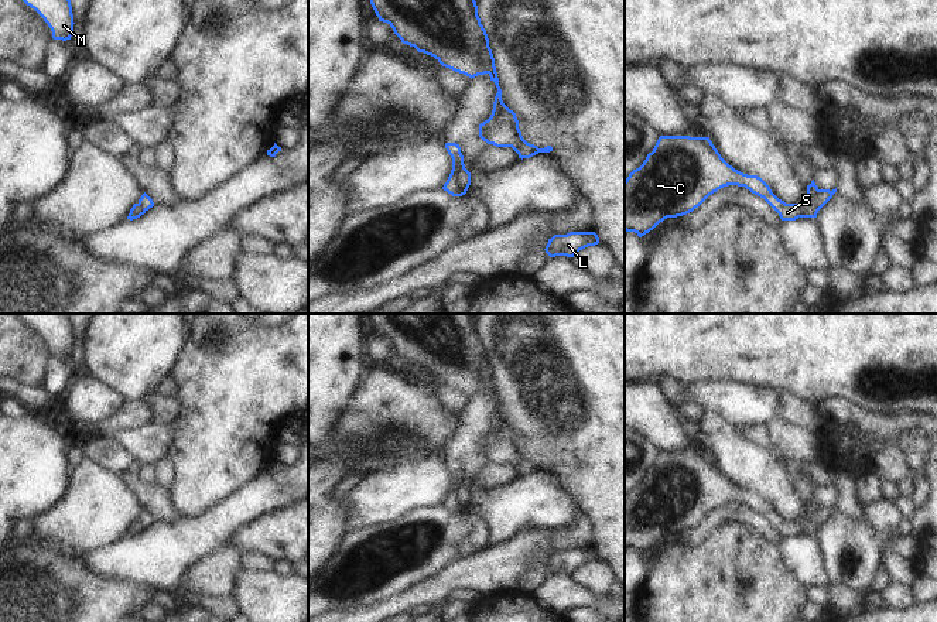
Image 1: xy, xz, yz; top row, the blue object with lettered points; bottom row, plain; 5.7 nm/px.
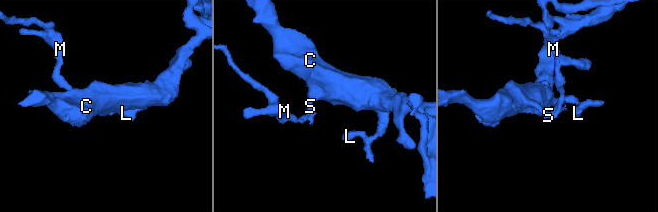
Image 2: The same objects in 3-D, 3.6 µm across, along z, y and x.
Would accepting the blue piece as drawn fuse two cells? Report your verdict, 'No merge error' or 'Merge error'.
Merge error.

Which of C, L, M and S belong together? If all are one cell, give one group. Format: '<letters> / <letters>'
C L S / M

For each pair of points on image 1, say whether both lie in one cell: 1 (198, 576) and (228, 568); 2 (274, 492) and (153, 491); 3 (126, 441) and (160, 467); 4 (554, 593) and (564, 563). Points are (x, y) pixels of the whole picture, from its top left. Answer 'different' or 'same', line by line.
1: same
2: different
3: different
4: different

